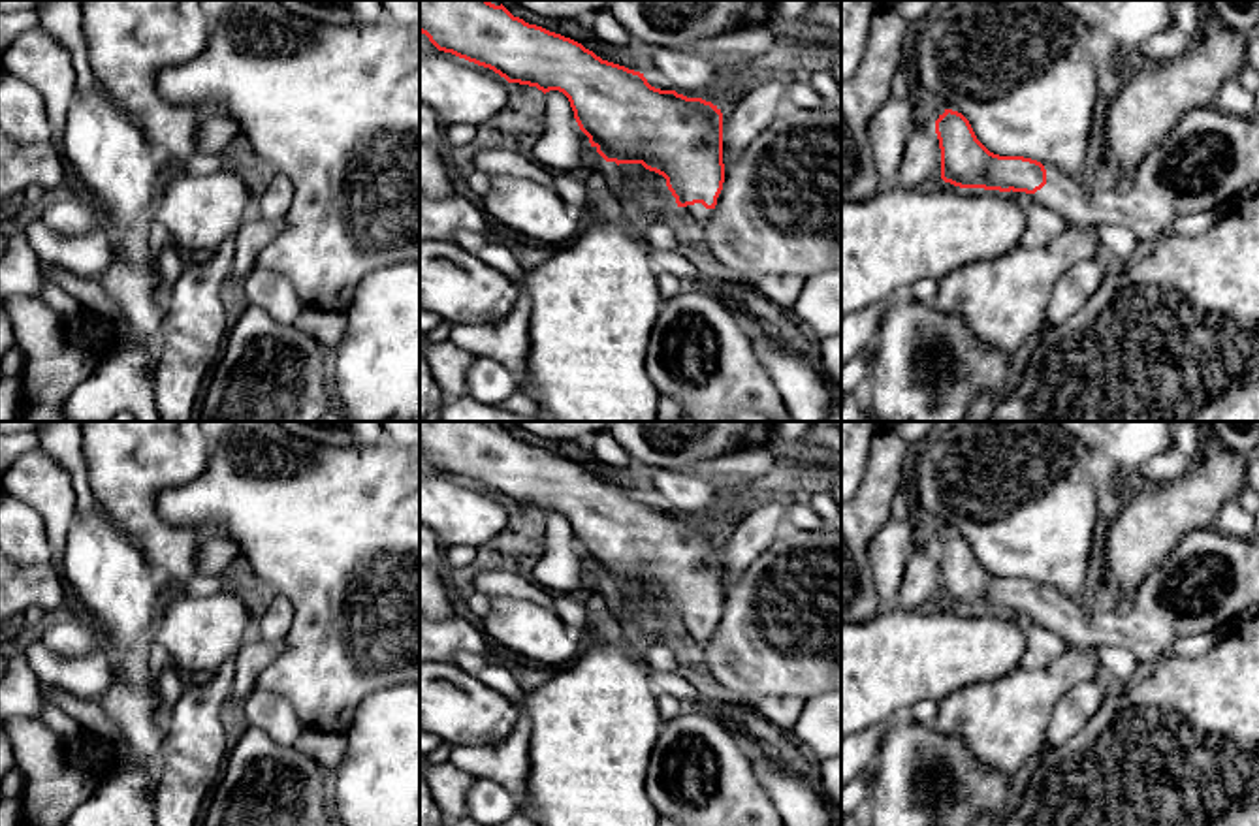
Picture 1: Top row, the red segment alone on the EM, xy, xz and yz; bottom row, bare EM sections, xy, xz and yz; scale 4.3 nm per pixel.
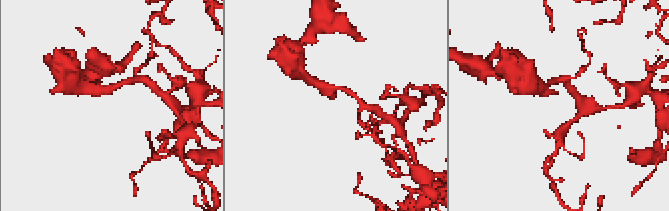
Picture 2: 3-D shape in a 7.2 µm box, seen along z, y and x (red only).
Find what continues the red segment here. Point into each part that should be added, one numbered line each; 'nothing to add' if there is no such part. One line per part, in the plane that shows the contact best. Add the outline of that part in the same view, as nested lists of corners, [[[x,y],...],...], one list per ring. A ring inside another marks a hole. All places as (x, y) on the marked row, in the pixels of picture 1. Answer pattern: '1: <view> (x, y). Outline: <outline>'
1: xz (697, 215). Outline: [[[702,203],[677,207],[677,211],[694,233],[709,220],[713,213],[713,209],[706,209]]]

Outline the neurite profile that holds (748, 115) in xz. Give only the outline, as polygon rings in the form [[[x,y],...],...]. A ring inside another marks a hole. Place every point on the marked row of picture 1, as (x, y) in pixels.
[[[766,83],[732,98],[723,113],[725,171],[785,107],[785,85],[779,83]]]

